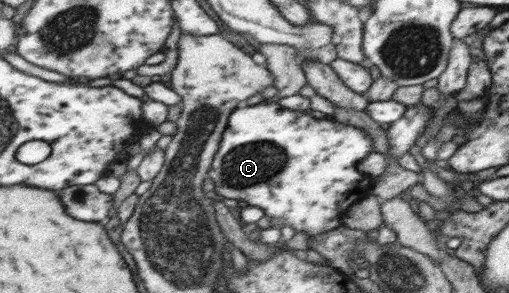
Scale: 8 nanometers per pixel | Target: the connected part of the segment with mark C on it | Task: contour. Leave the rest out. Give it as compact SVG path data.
M276 99L264 100L255 106L243 104L231 112L208 178L213 181L214 191L221 199L233 198L244 205L261 208L273 228L281 230L287 225L296 232L317 236L341 226L340 216L370 193L373 177L359 172L358 164L371 153L373 140L361 128L334 119L317 120L310 112L282 108Z

